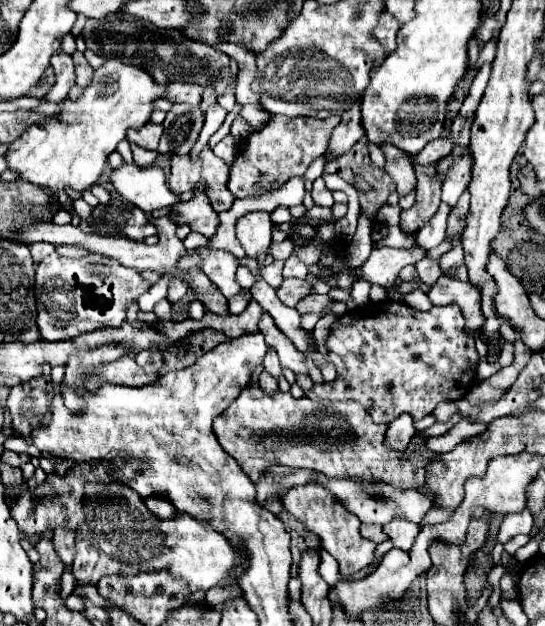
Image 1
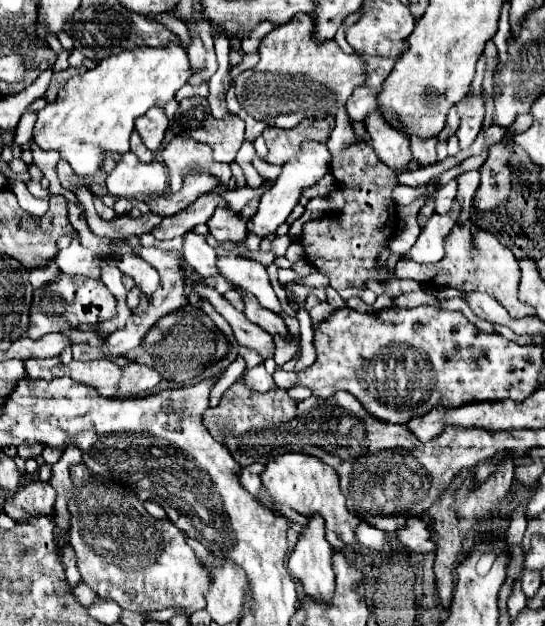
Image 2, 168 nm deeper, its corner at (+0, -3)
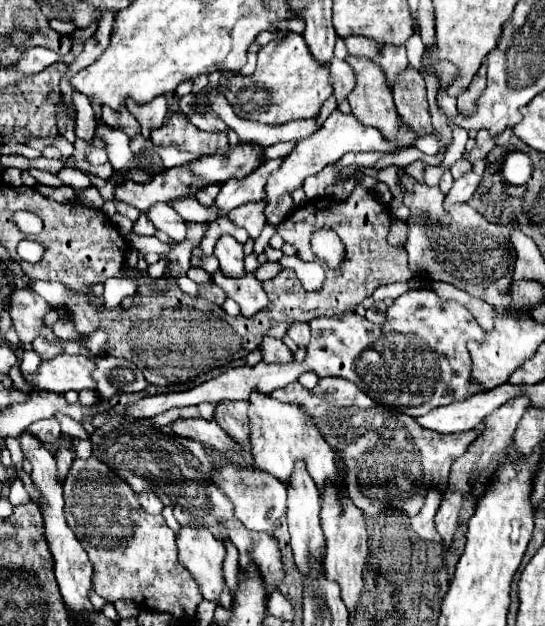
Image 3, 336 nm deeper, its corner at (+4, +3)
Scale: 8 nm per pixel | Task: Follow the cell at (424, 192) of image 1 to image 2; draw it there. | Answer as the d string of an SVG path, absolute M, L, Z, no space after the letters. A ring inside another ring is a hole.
M411 136L411 152L413 158L421 162L421 166L429 166L435 164L435 146L437 146L437 138L419 138L419 136Z

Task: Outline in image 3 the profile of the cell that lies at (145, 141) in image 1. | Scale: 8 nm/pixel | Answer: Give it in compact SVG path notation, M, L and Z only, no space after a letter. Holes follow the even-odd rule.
M165 96L153 98L147 104L135 104L135 102L127 102L127 110L137 118L137 122L141 124L143 130L143 138L149 138L151 130L163 126L165 118L167 118L167 102Z

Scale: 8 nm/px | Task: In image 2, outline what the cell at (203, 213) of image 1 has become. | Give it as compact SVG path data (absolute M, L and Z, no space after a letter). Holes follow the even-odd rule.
M217 208L215 214L211 216L211 220L207 222L211 234L219 240L231 240L231 242L241 242L247 238L249 230L247 230L247 218L243 218L237 212L231 212L227 208Z

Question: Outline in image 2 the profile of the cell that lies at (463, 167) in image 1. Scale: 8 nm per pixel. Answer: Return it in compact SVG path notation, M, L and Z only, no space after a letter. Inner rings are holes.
M469 92L459 104L457 104L457 114L459 114L459 128L455 136L459 138L459 146L467 148L475 142L477 134L481 132L481 124L485 120L485 100L483 92L473 94Z

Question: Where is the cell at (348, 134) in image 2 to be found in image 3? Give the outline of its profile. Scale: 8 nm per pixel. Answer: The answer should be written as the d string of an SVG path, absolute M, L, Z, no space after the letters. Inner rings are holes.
M331 60L331 82L333 82L333 96L337 98L337 102L345 100L347 94L351 94L353 86L355 86L355 74L351 72L349 64L345 60Z

